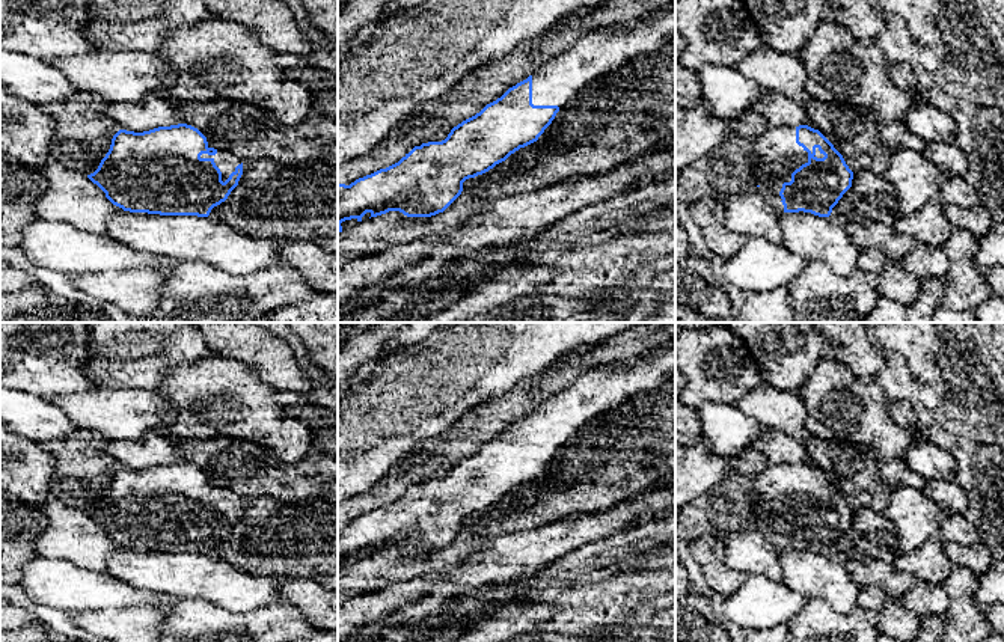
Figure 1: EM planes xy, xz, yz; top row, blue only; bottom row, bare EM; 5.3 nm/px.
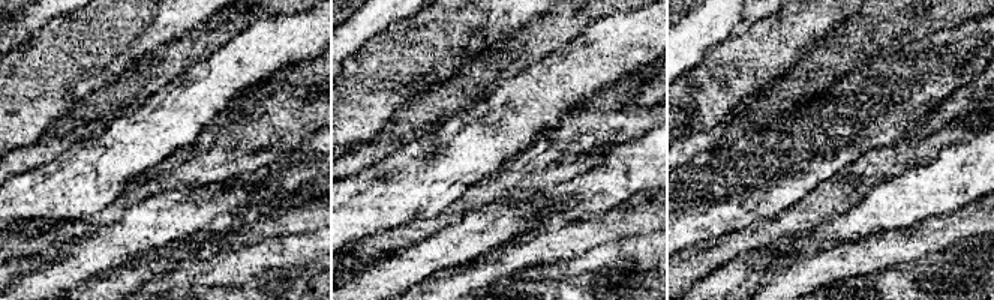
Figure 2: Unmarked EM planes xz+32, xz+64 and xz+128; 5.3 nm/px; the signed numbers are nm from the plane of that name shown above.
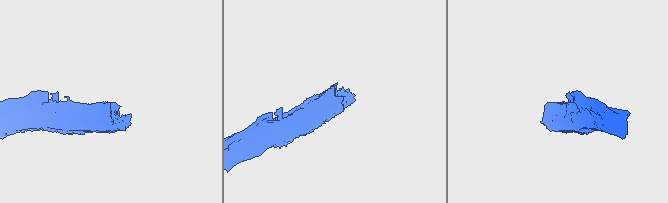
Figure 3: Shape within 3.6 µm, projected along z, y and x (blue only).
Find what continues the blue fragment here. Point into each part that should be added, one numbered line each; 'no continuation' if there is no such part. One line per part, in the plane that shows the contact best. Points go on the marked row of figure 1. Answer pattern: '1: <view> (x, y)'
1: yz (777, 154)

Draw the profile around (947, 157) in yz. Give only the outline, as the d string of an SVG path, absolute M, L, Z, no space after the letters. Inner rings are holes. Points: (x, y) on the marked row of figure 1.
M929 142L923 154L945 175L965 178L968 170L968 157L956 143Z

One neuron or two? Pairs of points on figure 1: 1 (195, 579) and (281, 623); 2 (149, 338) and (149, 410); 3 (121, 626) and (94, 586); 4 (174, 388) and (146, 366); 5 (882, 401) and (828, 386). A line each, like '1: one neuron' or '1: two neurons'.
1: two neurons
2: two neurons
3: two neurons
4: two neurons
5: one neuron

